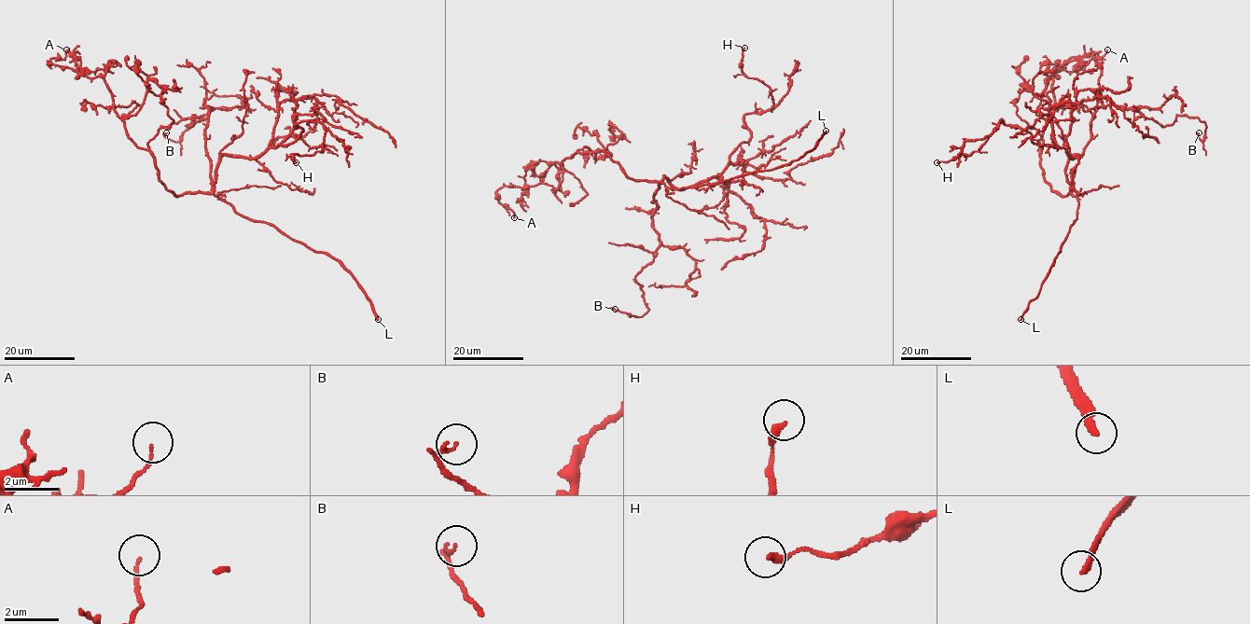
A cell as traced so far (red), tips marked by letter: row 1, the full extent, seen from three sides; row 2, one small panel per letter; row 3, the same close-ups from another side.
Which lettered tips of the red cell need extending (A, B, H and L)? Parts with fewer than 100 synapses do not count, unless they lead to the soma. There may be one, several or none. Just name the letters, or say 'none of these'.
L

